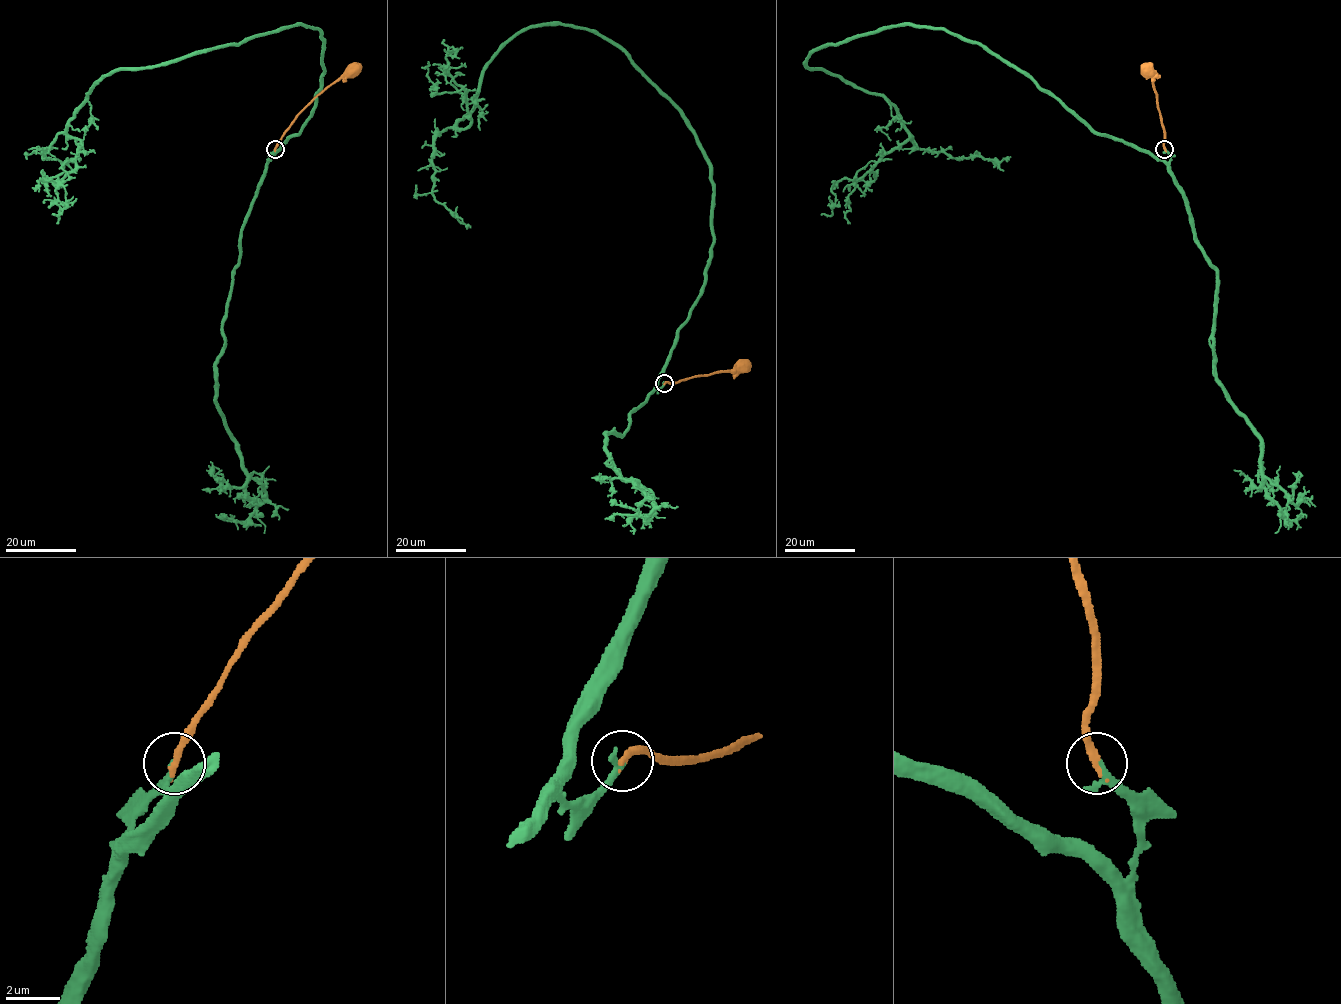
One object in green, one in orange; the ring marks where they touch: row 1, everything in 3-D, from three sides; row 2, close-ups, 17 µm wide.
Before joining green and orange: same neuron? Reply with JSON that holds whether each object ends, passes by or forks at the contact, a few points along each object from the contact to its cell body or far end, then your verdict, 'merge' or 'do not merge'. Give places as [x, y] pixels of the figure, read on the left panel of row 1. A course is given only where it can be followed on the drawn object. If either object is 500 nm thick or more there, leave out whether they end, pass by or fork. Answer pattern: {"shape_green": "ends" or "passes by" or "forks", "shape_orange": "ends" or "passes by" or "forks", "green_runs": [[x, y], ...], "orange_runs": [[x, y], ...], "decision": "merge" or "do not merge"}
{"shape_green": "passes by", "shape_orange": "ends", "green_runs": [[275, 149], [267, 163], [315, 104], [317, 29], [105, 75], [67, 125], [80, 142], [55, 214]], "orange_runs": [[275, 149], [285, 130], [317, 96], [352, 73]], "decision": "merge"}

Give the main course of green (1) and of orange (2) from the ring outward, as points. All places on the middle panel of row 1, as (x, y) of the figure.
1: (664, 383), (713, 245), (684, 114), (614, 44), (545, 24), (488, 64), (458, 129), (444, 39)
2: (664, 383), (730, 370), (742, 364)

